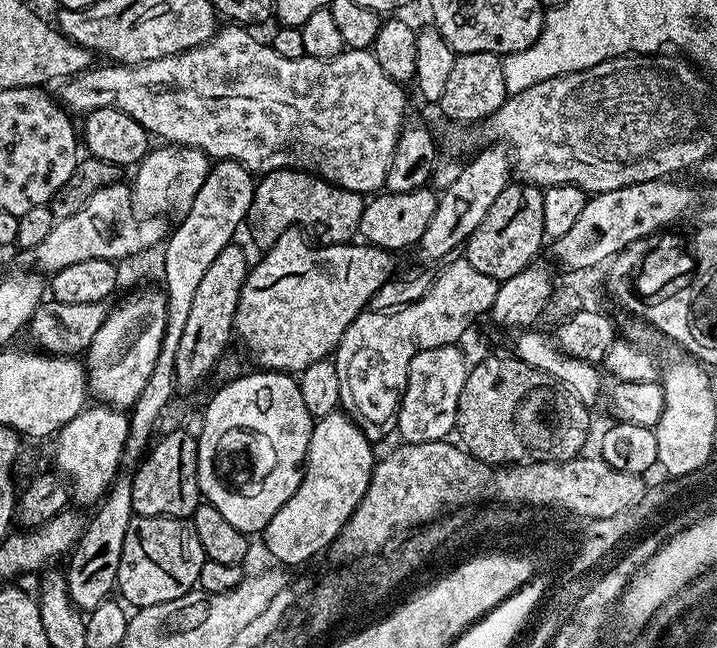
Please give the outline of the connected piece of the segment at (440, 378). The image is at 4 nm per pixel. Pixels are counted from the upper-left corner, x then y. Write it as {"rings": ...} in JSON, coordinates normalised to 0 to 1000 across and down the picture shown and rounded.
{"rings":[[[636,531],[611,534],[605,540],[589,540],[572,559],[569,566],[569,588],[558,613],[558,633],[550,650],[551,659],[558,667],[558,679],[566,685],[583,682],[605,682],[632,671],[636,659],[636,634],[639,633],[639,608],[644,608],[644,596],[653,582],[654,557],[647,557],[647,549],[640,543]]]}

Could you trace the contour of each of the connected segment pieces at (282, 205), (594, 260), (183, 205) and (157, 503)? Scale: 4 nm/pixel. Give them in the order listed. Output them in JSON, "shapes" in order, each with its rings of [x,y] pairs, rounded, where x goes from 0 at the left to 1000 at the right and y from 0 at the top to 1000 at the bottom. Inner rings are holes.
{"shapes":[[[[389,259],[385,265],[361,273],[354,293],[354,312],[346,326],[343,358],[346,352],[363,386],[382,380],[400,352],[410,350],[423,355],[448,378],[484,377],[501,360],[509,313],[503,298],[473,290],[446,272],[410,259]]],[[[927,275],[890,281],[884,287],[868,287],[868,293],[838,296],[816,307],[812,330],[806,330],[801,349],[768,372],[771,392],[789,412],[809,420],[813,414],[831,414],[837,406],[852,403],[863,389],[876,389],[880,377],[890,375],[908,358],[919,360],[941,347],[937,344],[951,338],[971,315],[969,293],[946,279]]],[[[230,221],[223,227],[229,228],[213,227],[188,261],[190,273],[181,278],[184,312],[191,323],[202,321],[202,329],[236,330],[234,327],[241,327],[241,335],[250,336],[258,333],[265,324],[265,318],[271,312],[271,299],[276,299],[276,293],[282,293],[282,281],[287,281],[290,273],[293,242],[282,231],[259,228],[250,222]]],[[[255,664],[230,667],[188,718],[184,738],[184,787],[192,796],[236,796],[261,804],[282,775],[276,744],[275,674]]]]}

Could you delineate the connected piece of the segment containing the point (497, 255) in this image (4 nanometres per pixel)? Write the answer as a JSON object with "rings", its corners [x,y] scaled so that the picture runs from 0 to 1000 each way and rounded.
{"rings":[[[710,281],[695,299],[689,318],[678,324],[678,336],[667,343],[667,355],[656,361],[656,367],[644,378],[644,395],[661,410],[661,417],[681,424],[695,434],[717,429],[728,417],[743,412],[753,381],[762,377],[759,361],[759,332],[756,312],[759,299],[745,284],[729,281]]]}

